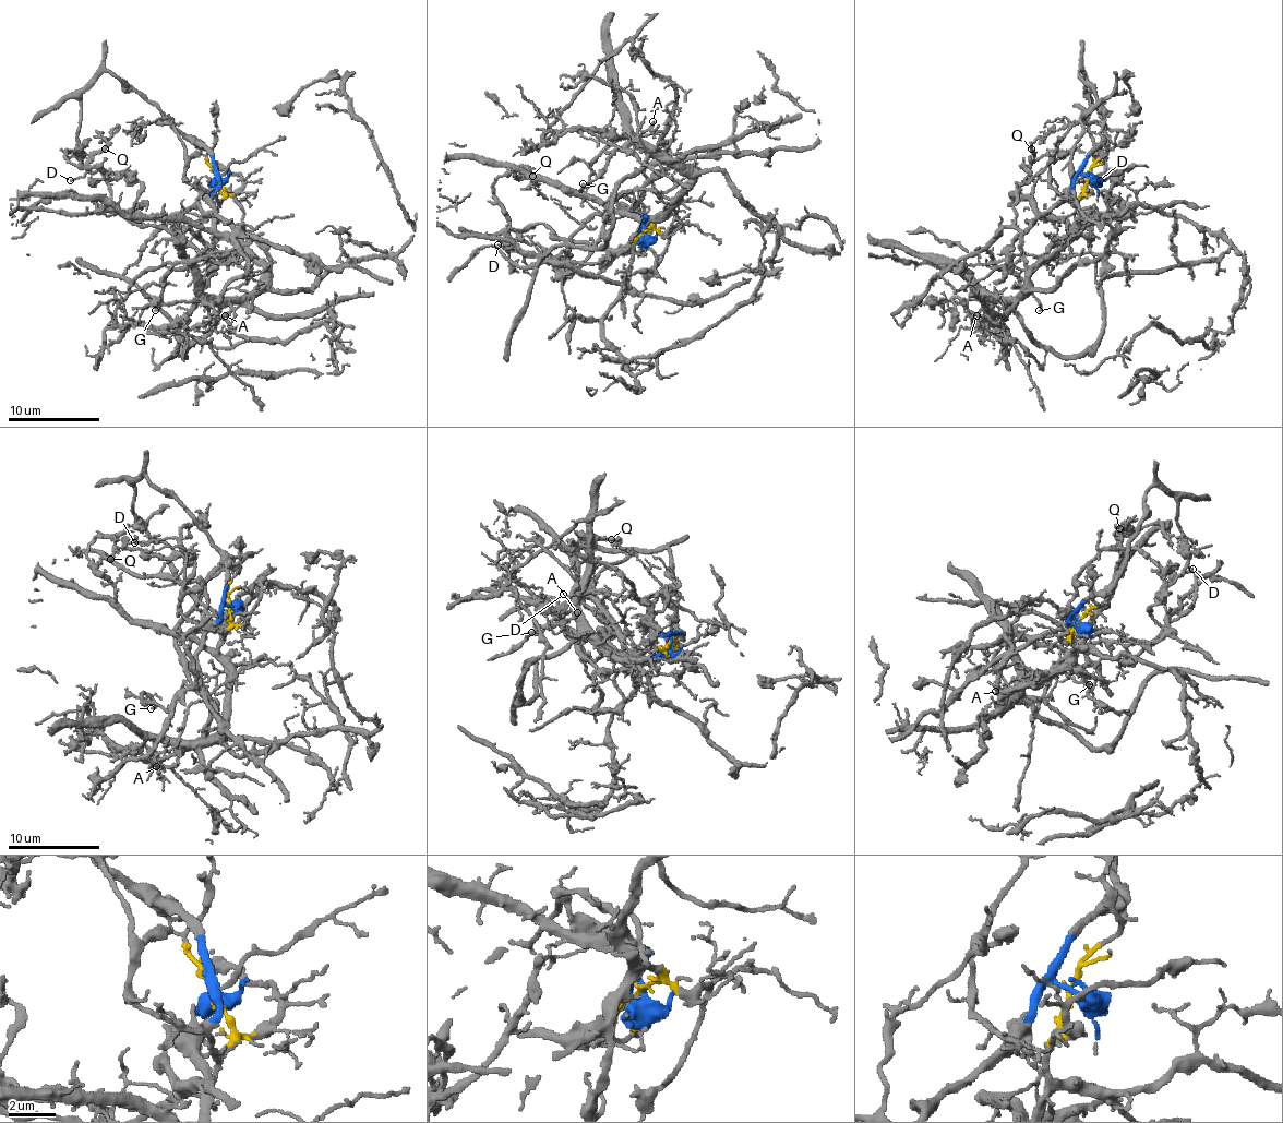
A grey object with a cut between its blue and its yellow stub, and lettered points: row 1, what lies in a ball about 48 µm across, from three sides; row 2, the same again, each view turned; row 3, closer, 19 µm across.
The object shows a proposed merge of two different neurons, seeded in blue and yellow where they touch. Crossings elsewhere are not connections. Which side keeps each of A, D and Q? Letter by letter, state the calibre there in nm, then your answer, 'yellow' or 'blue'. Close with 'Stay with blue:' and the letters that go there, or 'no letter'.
A: 130 nm thick; yellow
D: 120 nm thick; blue
Q: 280 nm thick; yellow
Stay with blue: D

